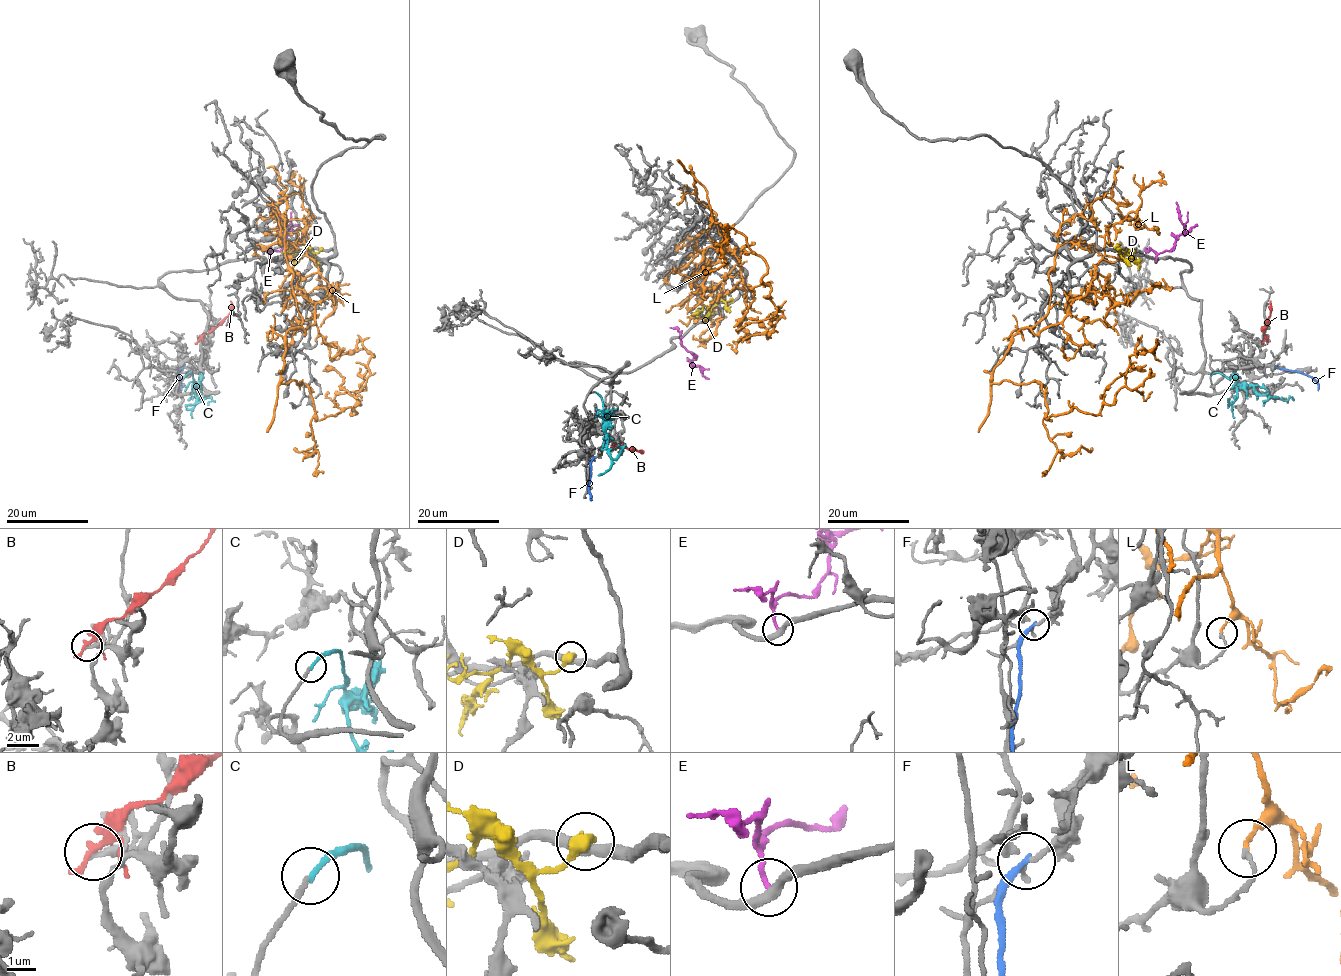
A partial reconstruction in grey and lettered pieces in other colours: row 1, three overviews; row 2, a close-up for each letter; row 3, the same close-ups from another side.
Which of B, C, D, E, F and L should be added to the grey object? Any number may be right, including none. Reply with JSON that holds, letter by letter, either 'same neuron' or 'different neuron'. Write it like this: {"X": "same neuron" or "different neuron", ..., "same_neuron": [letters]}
{"B": "different neuron", "C": "same neuron", "D": "different neuron", "E": "different neuron", "F": "different neuron", "L": "different neuron", "same_neuron": ["C"]}

